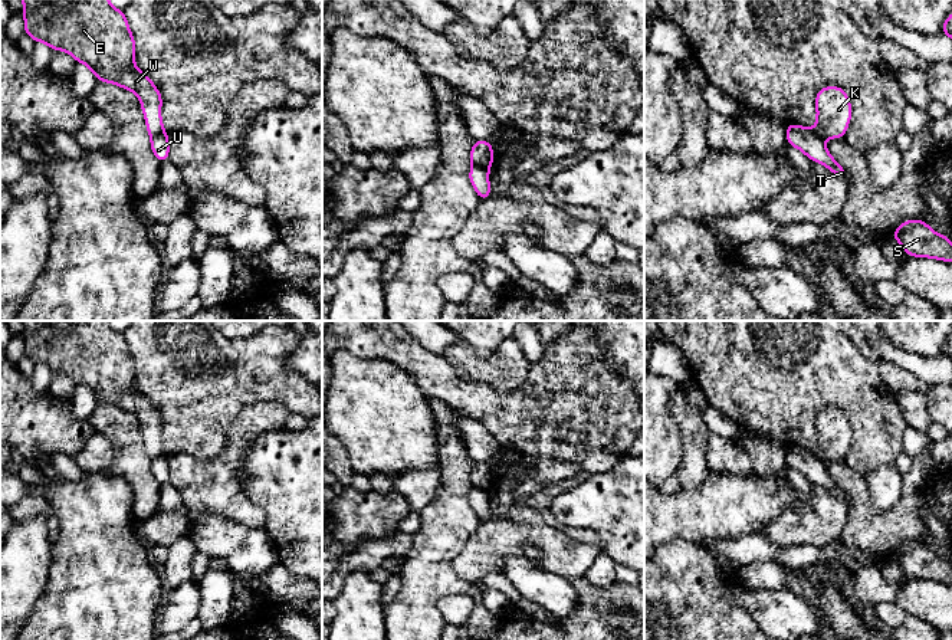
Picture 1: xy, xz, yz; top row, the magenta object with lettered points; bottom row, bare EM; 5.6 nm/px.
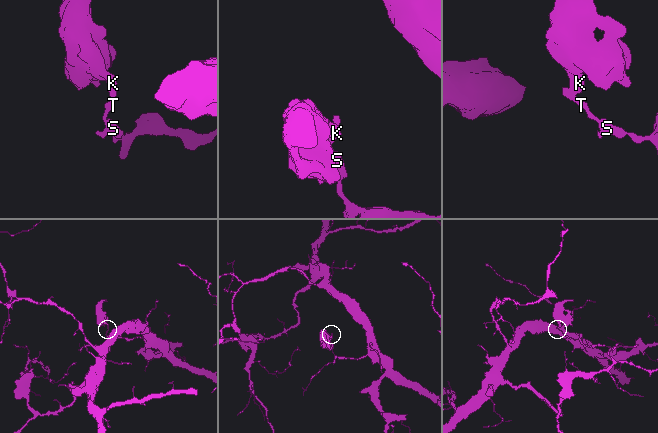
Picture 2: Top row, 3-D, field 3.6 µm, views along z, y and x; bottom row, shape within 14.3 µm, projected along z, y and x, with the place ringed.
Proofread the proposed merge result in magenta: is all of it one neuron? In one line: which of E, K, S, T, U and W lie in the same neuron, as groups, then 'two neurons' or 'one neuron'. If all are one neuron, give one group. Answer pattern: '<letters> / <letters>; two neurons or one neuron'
E K W / S T U; two neurons

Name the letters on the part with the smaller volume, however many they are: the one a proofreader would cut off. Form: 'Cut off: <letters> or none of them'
Cut off: E, K, W

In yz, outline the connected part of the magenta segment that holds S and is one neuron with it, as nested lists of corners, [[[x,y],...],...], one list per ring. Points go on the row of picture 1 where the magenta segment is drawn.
[[[906,220],[892,233],[905,253],[917,257],[932,257],[952,262],[952,244],[949,236],[939,236],[925,220]]]

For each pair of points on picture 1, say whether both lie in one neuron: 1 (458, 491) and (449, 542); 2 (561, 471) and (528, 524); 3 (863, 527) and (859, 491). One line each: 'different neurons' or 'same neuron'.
1: same neuron
2: same neuron
3: same neuron

